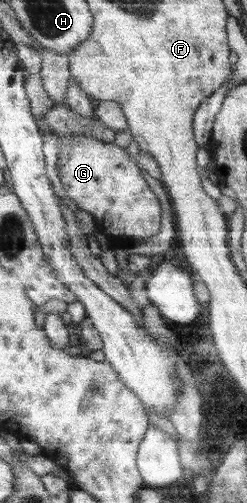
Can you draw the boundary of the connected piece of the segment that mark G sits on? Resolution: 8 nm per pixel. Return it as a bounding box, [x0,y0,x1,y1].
[57,134,161,243]

